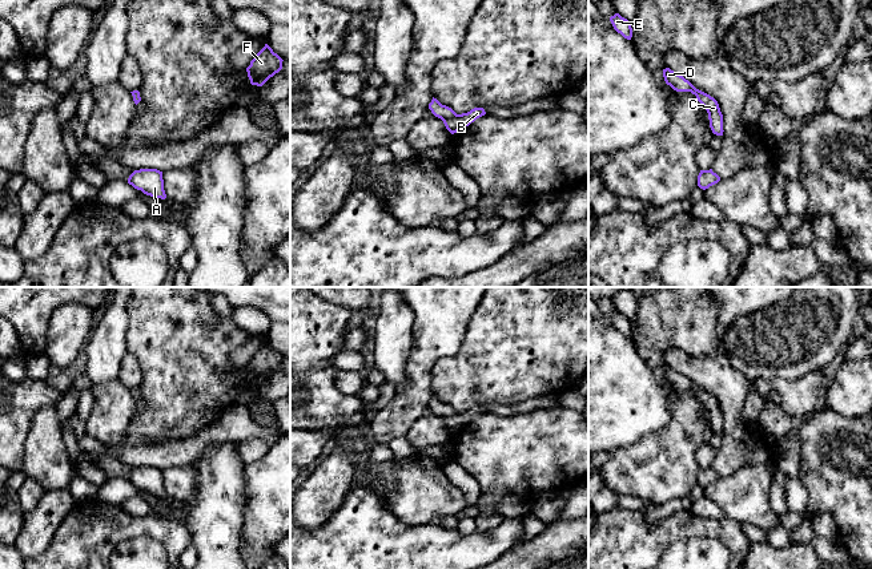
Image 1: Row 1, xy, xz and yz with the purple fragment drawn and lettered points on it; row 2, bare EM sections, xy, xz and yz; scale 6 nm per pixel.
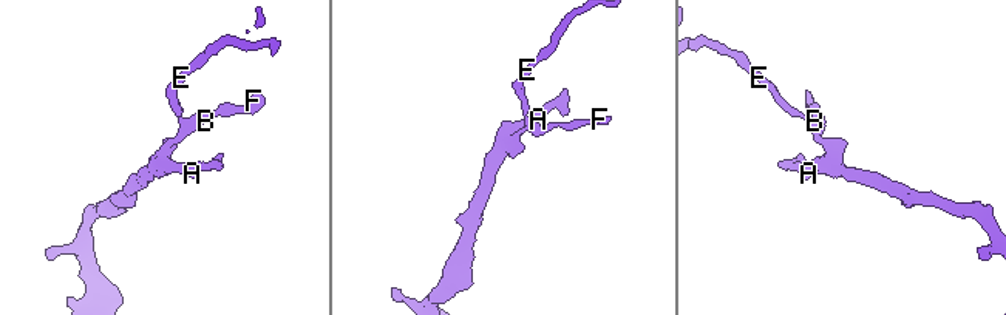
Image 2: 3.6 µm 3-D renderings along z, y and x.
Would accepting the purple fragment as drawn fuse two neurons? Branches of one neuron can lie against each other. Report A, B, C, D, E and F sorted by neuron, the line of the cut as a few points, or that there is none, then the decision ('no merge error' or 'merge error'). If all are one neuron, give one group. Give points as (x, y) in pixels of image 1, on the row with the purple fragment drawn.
groups A B C D E F; cut none; no merge error

